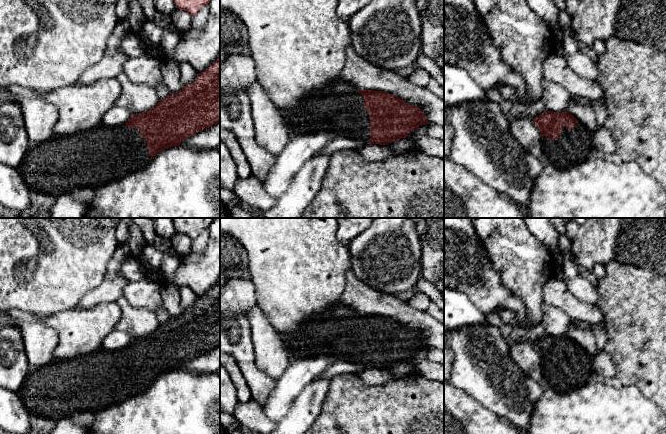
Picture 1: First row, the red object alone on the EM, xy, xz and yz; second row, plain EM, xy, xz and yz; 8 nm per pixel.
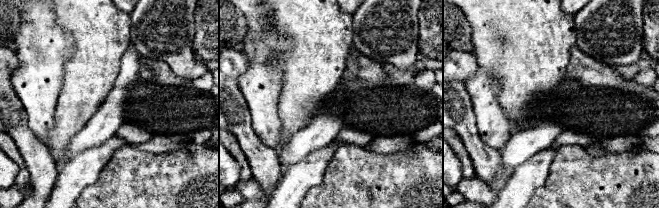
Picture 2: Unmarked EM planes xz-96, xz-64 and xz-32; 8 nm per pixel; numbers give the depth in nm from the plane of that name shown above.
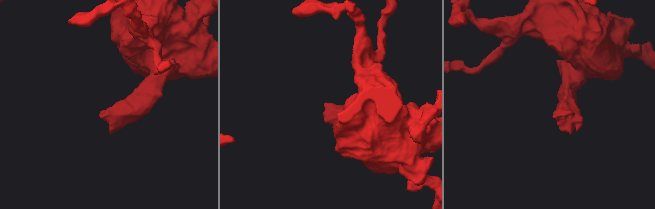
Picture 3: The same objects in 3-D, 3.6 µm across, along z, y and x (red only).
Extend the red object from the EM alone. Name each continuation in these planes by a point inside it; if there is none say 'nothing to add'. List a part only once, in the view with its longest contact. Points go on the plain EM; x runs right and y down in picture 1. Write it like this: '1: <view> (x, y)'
1: xz (340, 331)

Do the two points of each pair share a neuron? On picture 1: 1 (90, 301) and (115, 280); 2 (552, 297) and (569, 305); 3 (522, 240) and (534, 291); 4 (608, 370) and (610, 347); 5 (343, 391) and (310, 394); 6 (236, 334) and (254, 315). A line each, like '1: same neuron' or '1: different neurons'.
1: same neuron
2: same neuron
3: same neuron
4: different neurons
5: different neurons
6: different neurons

